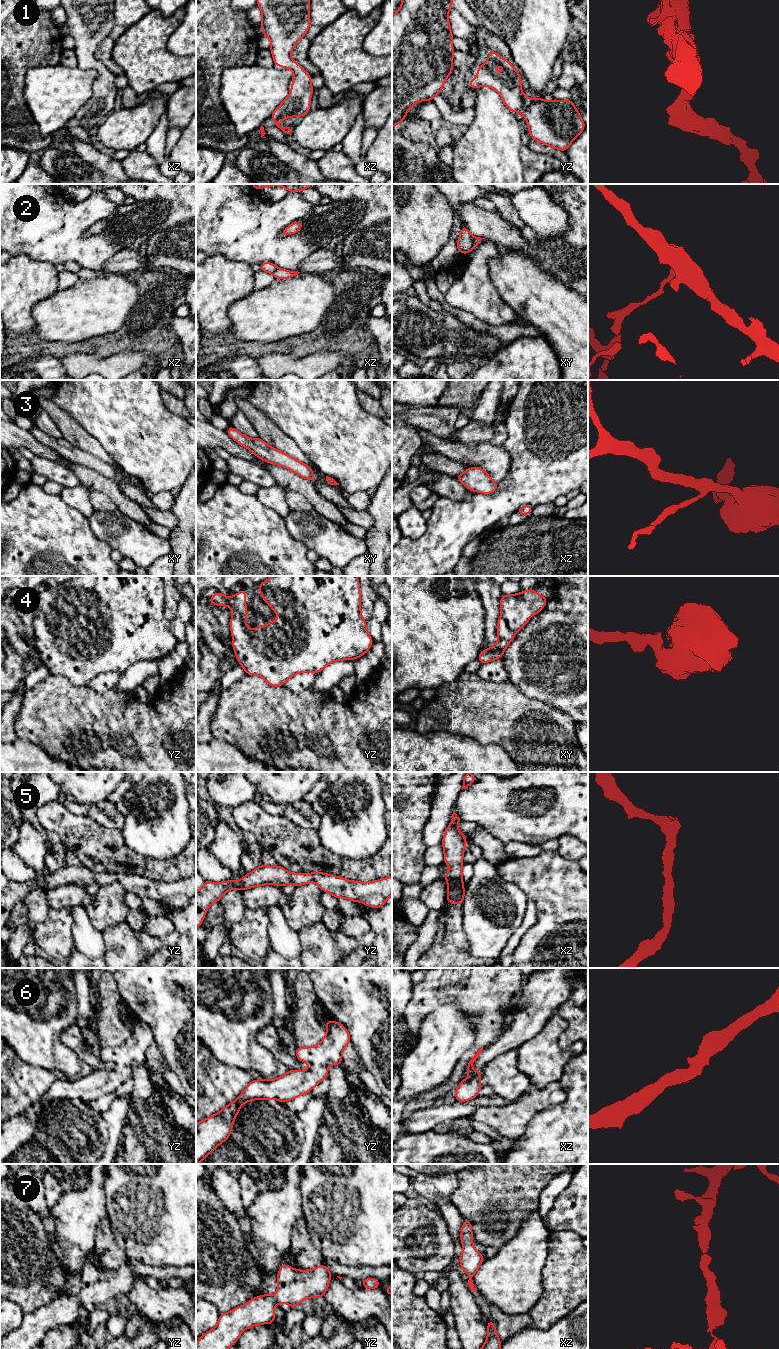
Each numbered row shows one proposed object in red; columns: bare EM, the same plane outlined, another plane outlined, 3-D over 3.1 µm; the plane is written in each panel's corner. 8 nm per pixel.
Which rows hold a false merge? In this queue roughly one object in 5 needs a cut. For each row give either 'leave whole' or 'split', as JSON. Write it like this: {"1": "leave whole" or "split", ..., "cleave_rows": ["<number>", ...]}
{"1": "leave whole", "2": "split", "3": "leave whole", "4": "leave whole", "5": "leave whole", "6": "leave whole", "7": "leave whole", "cleave_rows": ["2"]}

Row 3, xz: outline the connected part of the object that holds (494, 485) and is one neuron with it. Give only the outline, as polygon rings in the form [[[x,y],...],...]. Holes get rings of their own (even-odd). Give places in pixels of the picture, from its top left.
[[[470,467],[455,478],[470,491],[483,494],[494,493],[499,485],[499,482],[493,481],[487,472],[479,467]]]

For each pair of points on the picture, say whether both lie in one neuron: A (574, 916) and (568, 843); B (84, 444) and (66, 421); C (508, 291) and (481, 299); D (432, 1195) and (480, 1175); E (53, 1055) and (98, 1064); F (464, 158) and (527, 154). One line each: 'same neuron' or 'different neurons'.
A: different neurons
B: same neuron
C: different neurons
D: different neurons
E: different neurons
F: different neurons

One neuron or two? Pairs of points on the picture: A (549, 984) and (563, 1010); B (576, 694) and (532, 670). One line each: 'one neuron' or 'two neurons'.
A: two neurons
B: one neuron

